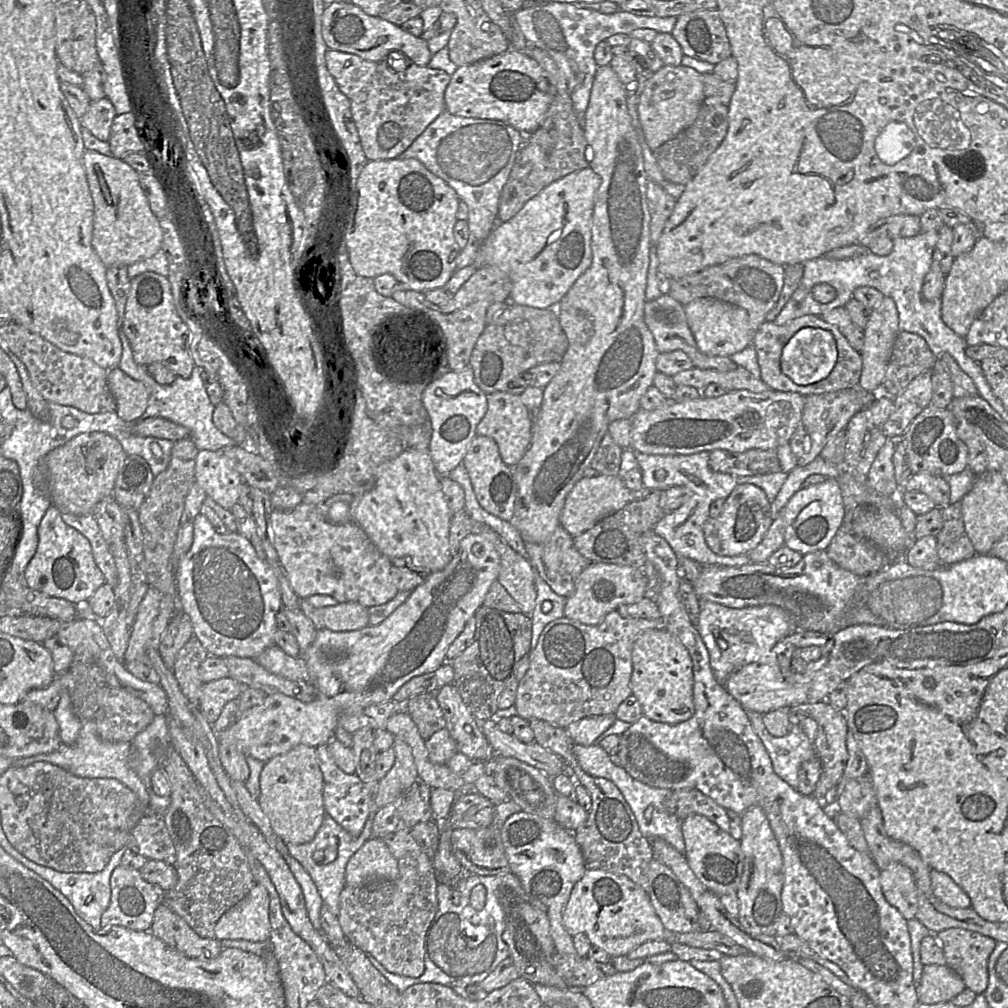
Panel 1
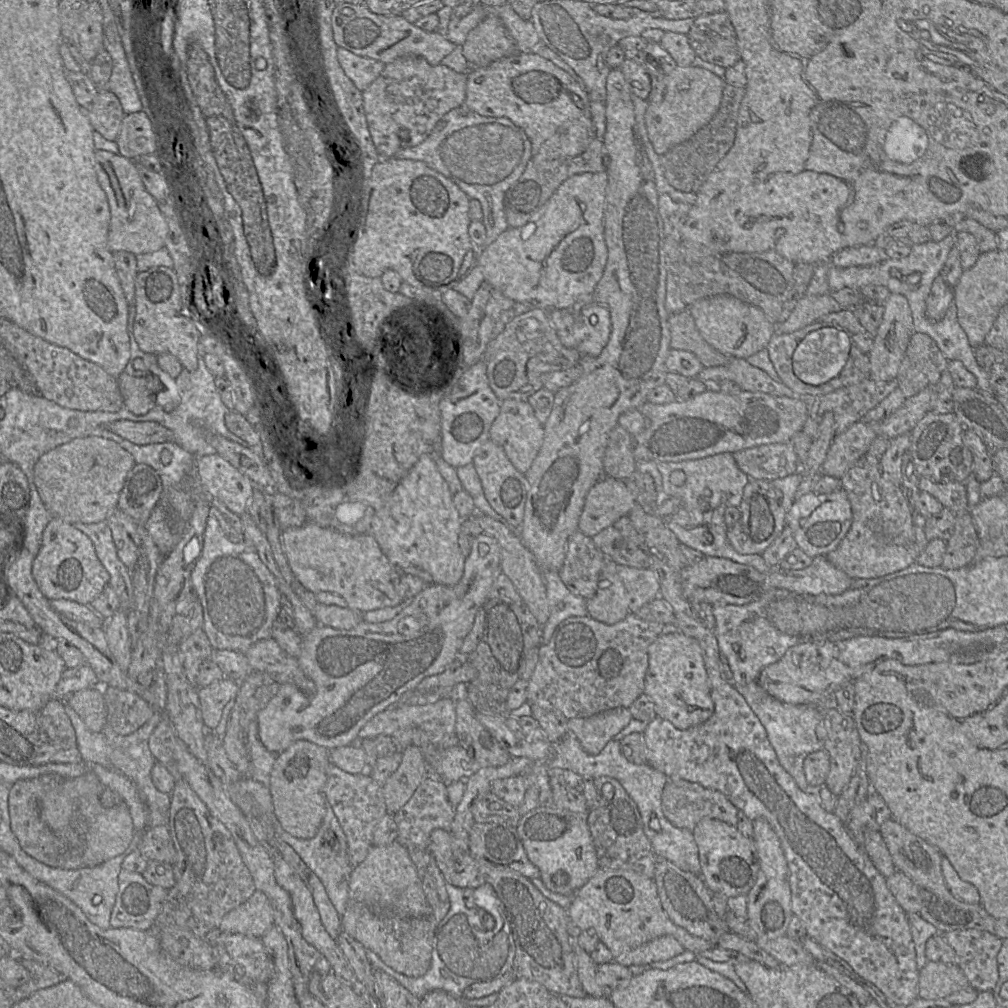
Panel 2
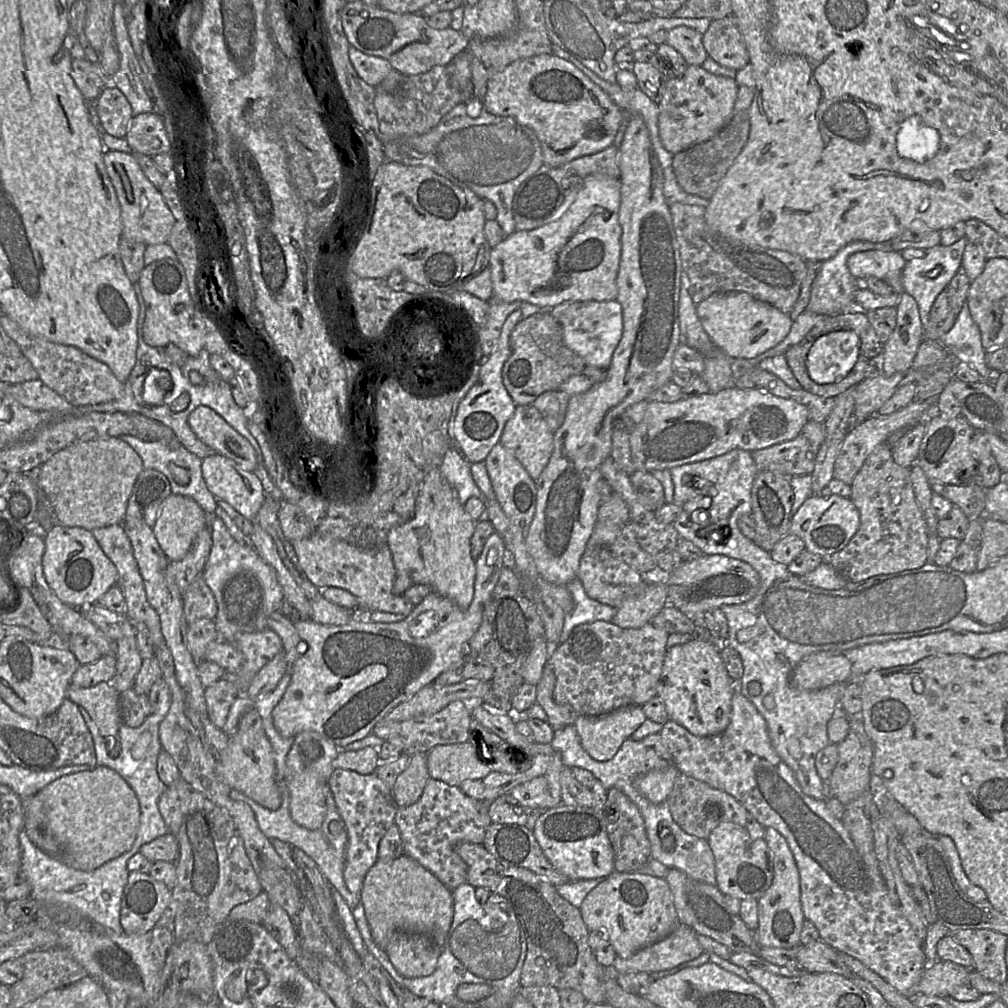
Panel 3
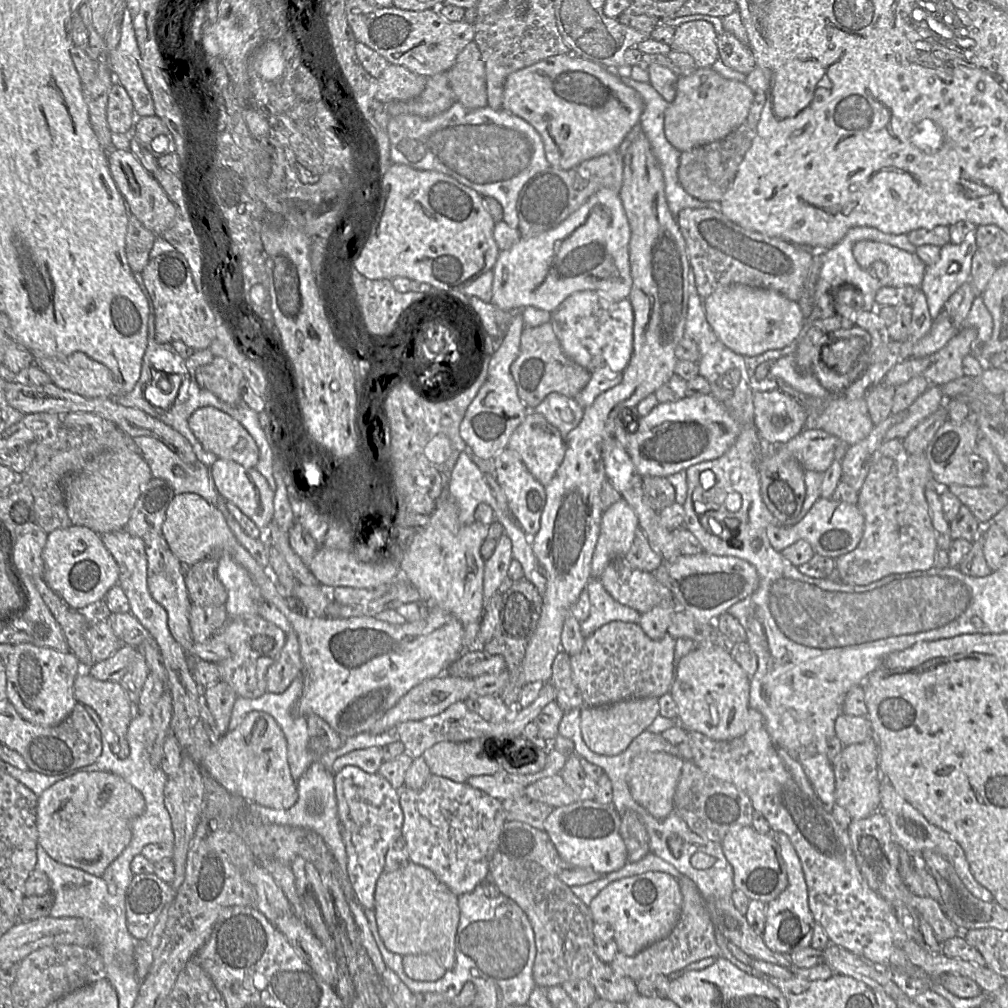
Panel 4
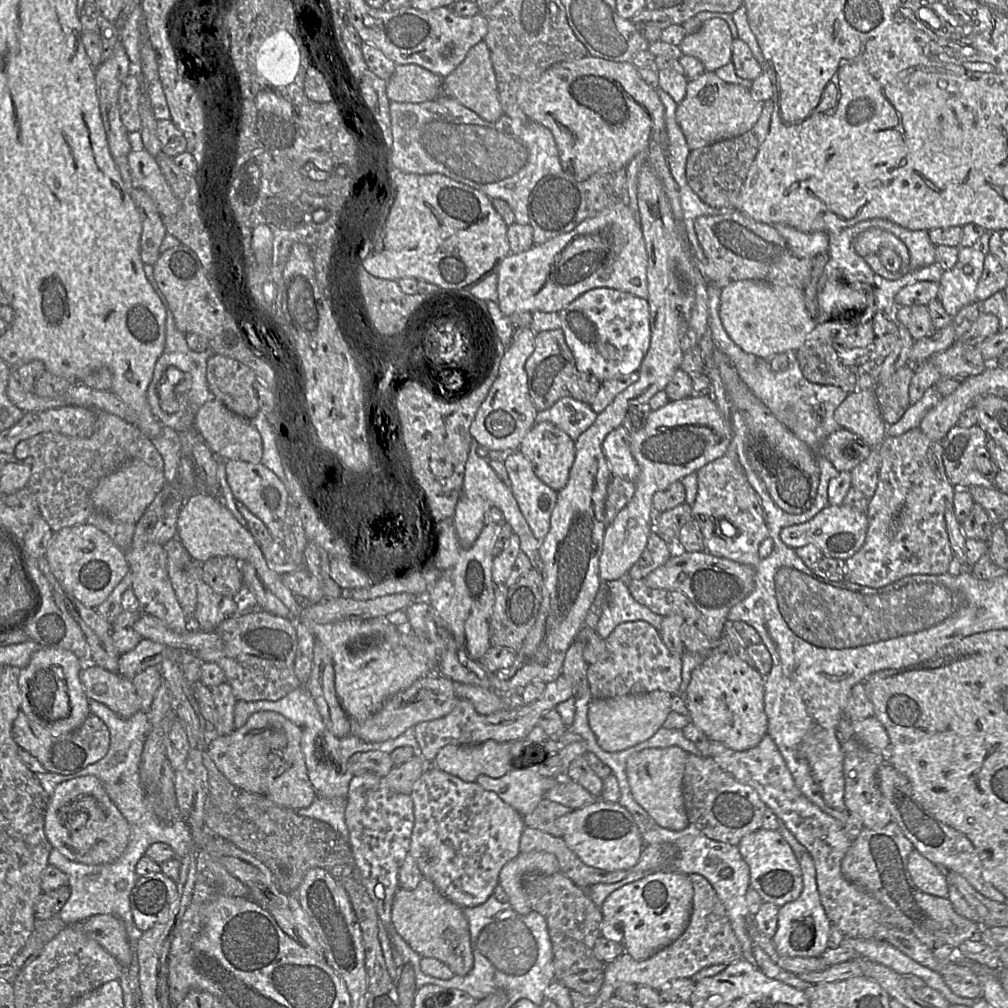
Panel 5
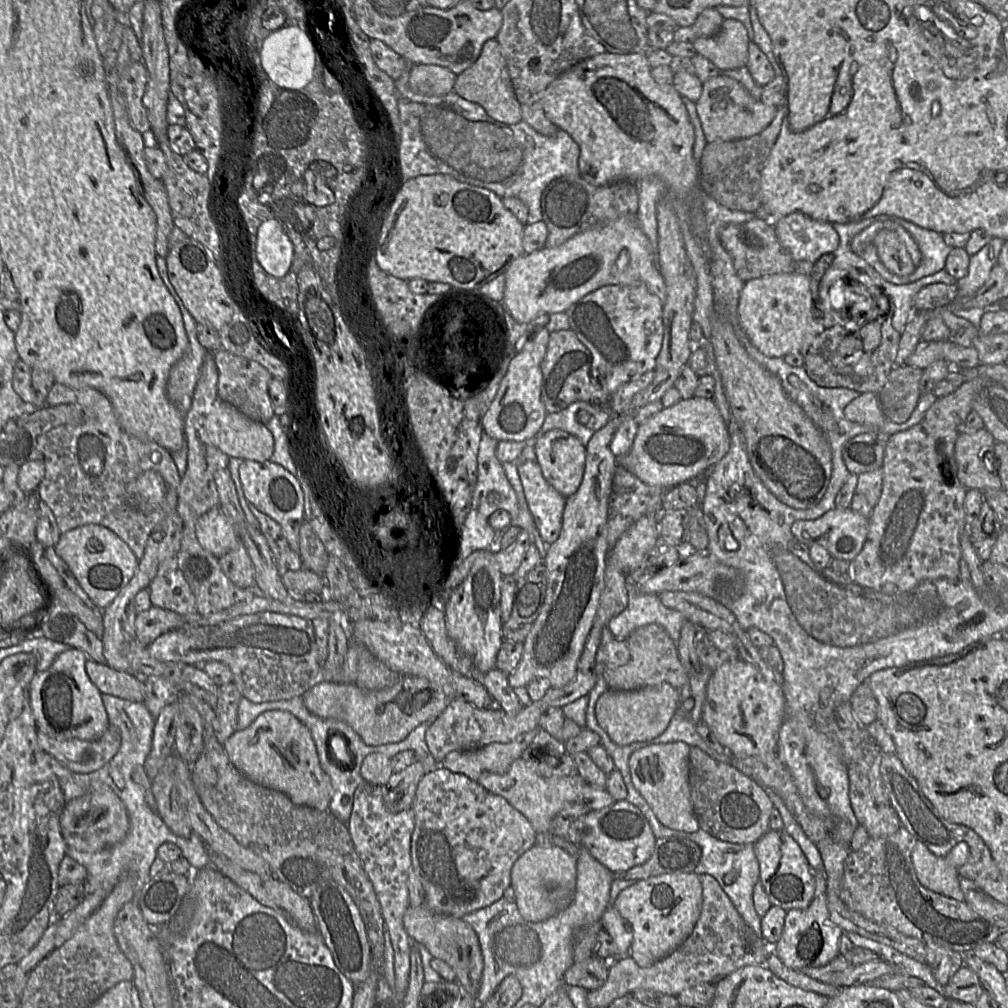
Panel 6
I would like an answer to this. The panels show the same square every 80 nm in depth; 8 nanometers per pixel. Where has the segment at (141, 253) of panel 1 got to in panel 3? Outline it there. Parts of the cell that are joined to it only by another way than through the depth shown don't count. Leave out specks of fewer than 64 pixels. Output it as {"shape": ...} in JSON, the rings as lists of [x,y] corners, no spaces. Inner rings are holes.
{"shape":[[[105,149],[103,162],[120,205],[122,237],[147,246],[167,242],[175,223],[174,216],[160,190],[144,175],[133,153]]]}

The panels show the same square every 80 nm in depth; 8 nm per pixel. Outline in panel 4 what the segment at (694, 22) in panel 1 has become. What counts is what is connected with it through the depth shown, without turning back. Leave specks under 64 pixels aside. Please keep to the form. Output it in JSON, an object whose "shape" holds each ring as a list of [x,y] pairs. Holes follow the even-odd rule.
{"shape":[[[728,31],[719,33],[717,47],[720,60],[729,68],[747,75],[756,67],[750,48],[740,42],[732,33]]]}

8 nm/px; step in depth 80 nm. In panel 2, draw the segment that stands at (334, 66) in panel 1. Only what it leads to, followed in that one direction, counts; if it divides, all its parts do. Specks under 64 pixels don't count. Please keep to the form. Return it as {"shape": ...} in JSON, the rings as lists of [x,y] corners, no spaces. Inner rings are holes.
{"shape":[[[340,47],[337,58],[345,74],[361,92],[369,87],[386,65],[381,61],[356,55]]]}

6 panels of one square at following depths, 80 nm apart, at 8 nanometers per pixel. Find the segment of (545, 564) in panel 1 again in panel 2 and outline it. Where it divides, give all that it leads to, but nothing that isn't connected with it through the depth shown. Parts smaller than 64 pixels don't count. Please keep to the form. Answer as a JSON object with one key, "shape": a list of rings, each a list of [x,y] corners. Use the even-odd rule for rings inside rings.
{"shape":[[[576,531],[568,538],[565,560],[557,573],[572,594],[589,599],[609,562],[613,561],[594,545],[592,537]]]}

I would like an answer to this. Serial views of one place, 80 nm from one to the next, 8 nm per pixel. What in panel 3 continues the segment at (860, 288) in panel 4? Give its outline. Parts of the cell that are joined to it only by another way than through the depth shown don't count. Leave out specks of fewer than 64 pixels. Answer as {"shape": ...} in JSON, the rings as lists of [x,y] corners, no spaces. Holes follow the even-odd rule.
{"shape":[[[853,241],[841,248],[832,258],[822,262],[811,287],[807,310],[823,316],[837,315],[841,310],[844,313],[867,312],[862,310],[854,300],[855,292],[863,287],[865,280],[860,280],[850,273],[847,260],[854,252],[873,249],[893,251],[888,242]]]}

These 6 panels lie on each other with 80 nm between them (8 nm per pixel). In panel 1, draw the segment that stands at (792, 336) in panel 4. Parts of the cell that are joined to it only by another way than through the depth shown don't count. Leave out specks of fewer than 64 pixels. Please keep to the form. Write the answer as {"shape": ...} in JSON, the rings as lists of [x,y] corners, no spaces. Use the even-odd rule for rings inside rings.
{"shape":[[[704,298],[685,305],[685,314],[698,349],[706,355],[730,357],[751,345],[755,331],[750,326],[748,313],[740,307]]]}

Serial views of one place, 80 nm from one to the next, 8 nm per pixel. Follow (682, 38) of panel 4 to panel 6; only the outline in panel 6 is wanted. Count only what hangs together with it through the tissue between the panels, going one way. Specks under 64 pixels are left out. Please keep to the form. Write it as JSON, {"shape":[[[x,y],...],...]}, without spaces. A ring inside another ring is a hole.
{"shape":[[[724,19],[717,34],[696,37],[692,45],[698,55],[711,61],[720,71],[746,67],[750,38],[737,20]]]}

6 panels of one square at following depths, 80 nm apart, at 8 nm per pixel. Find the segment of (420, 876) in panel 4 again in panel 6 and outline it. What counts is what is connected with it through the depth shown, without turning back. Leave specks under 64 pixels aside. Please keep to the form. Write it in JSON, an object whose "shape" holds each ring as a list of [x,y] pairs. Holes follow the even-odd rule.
{"shape":[[[425,904],[410,905],[403,916],[403,924],[412,941],[423,945],[433,957],[439,958],[451,966],[456,973],[458,983],[476,999],[483,972],[483,955],[474,929],[462,918],[434,913]]]}

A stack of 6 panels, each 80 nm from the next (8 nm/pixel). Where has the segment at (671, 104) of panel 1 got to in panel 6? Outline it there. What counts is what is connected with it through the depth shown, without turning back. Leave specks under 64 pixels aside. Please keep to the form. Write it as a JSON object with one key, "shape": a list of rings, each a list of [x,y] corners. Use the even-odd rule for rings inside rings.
{"shape":[[[722,74],[703,82],[695,109],[707,143],[733,141],[759,134],[774,119],[777,107],[755,100],[736,80]]]}

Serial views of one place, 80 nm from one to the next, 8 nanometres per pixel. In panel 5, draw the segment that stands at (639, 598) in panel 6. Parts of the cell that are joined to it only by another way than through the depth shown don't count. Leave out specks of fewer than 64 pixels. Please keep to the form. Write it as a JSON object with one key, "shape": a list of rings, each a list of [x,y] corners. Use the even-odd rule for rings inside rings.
{"shape":[[[623,580],[603,582],[603,587],[607,591],[607,599],[595,627],[595,632],[602,639],[624,622],[644,621],[657,629],[660,627],[663,616],[638,603]]]}

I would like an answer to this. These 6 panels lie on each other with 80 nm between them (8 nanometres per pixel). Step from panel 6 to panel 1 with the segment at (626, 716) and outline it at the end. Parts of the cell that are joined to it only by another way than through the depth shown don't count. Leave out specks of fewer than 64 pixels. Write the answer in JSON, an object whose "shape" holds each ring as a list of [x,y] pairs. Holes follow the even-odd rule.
{"shape":[[[615,714],[591,716],[569,724],[566,730],[575,744],[592,746],[616,721]]]}

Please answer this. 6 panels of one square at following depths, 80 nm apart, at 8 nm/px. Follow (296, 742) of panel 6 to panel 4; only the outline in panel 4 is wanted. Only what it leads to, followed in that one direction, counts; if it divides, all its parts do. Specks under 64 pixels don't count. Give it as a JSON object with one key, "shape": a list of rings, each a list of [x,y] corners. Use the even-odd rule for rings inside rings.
{"shape":[[[251,711],[235,729],[222,734],[219,741],[210,746],[202,768],[232,794],[272,809],[288,809],[298,800],[298,787],[291,775],[287,753],[286,738],[275,719],[265,712]]]}

